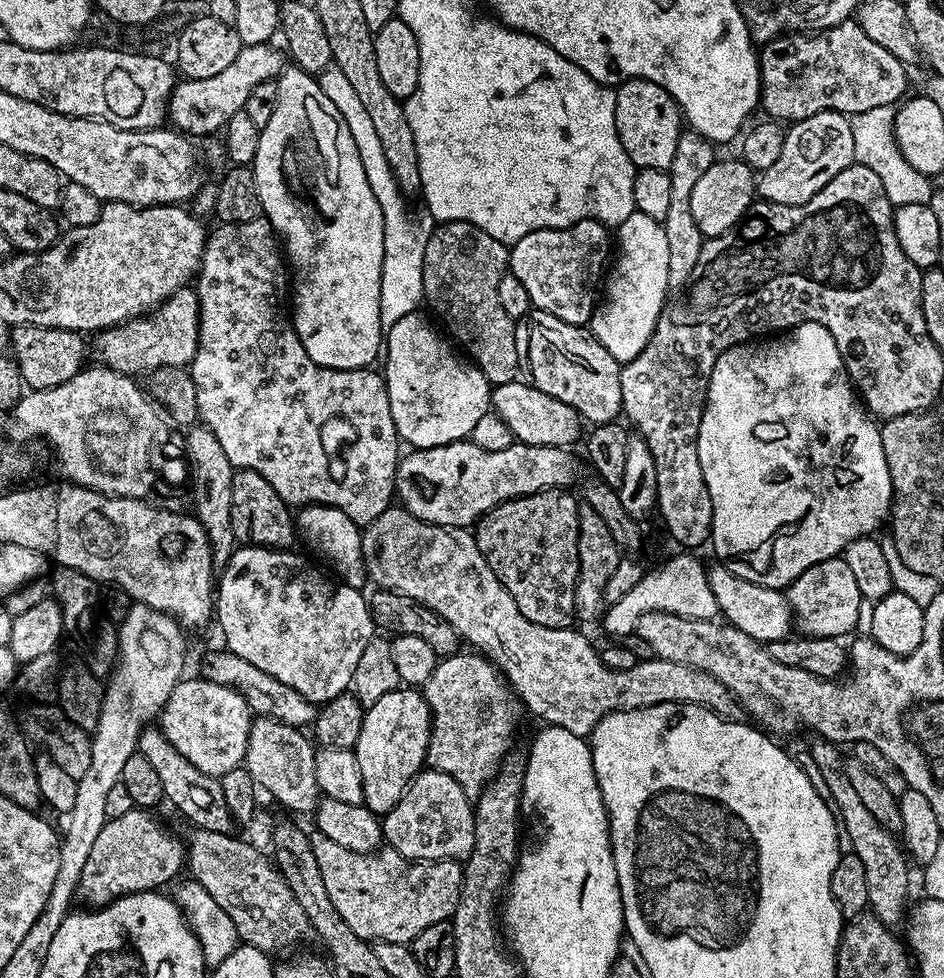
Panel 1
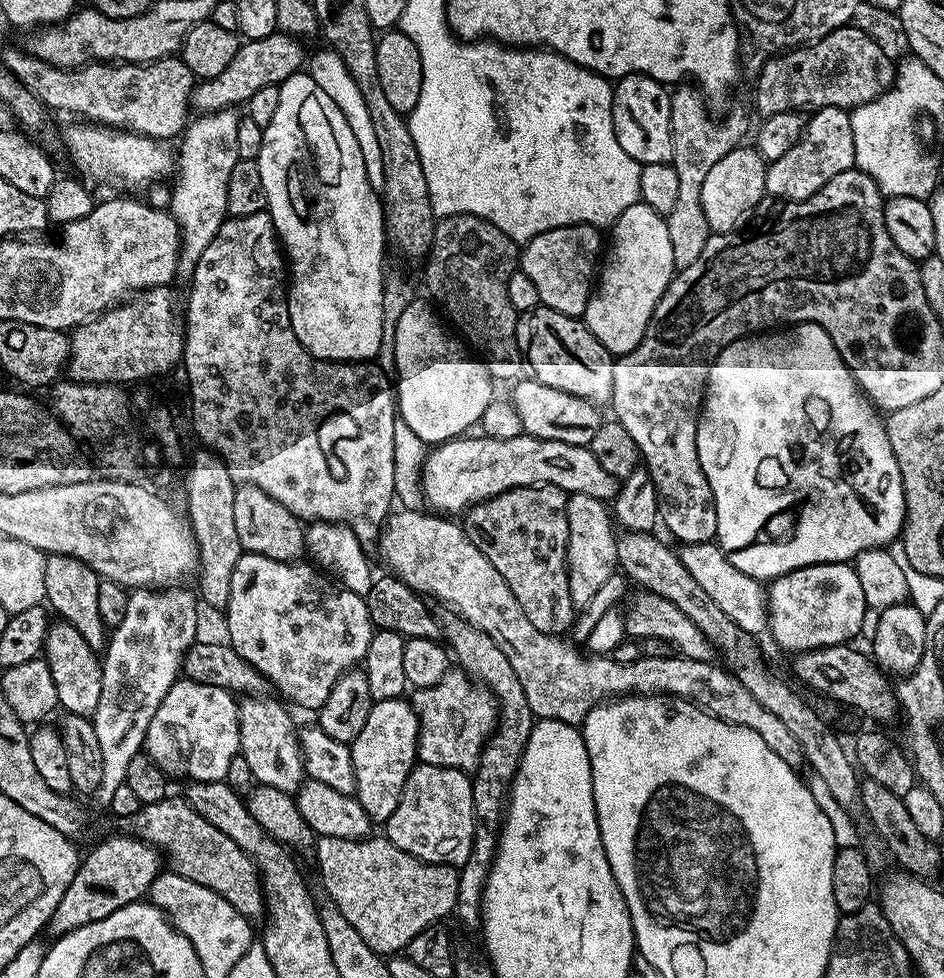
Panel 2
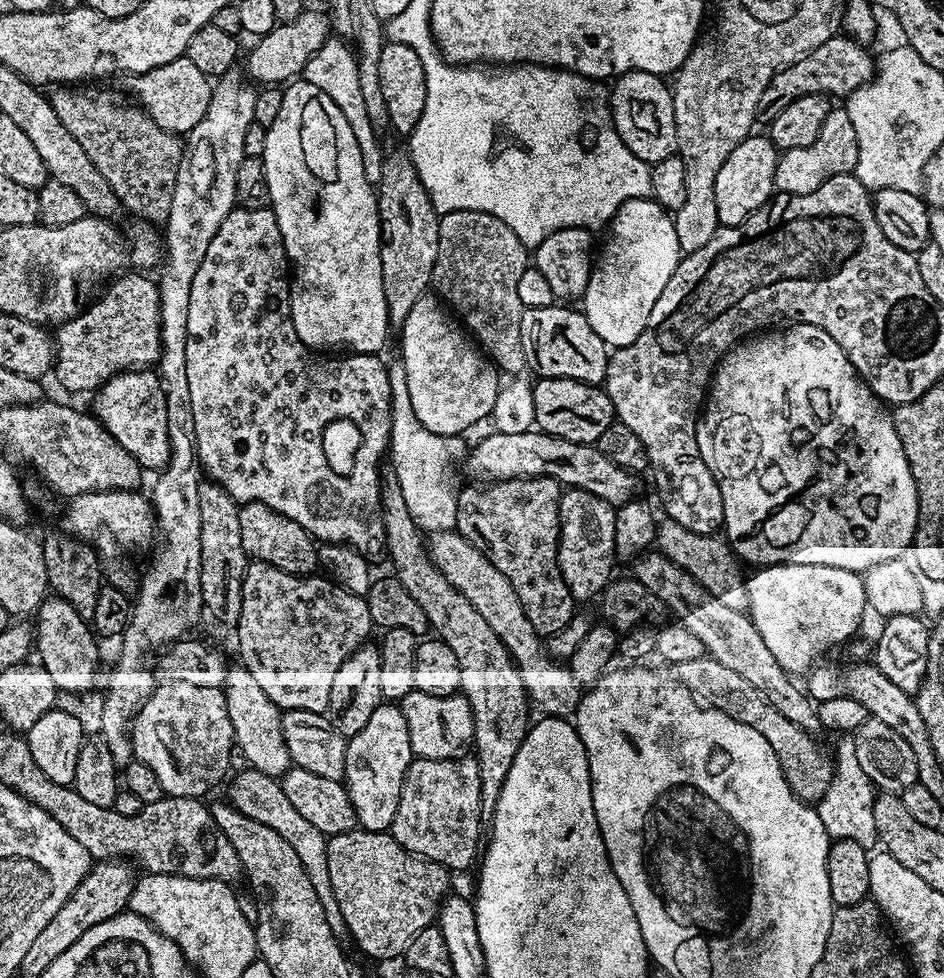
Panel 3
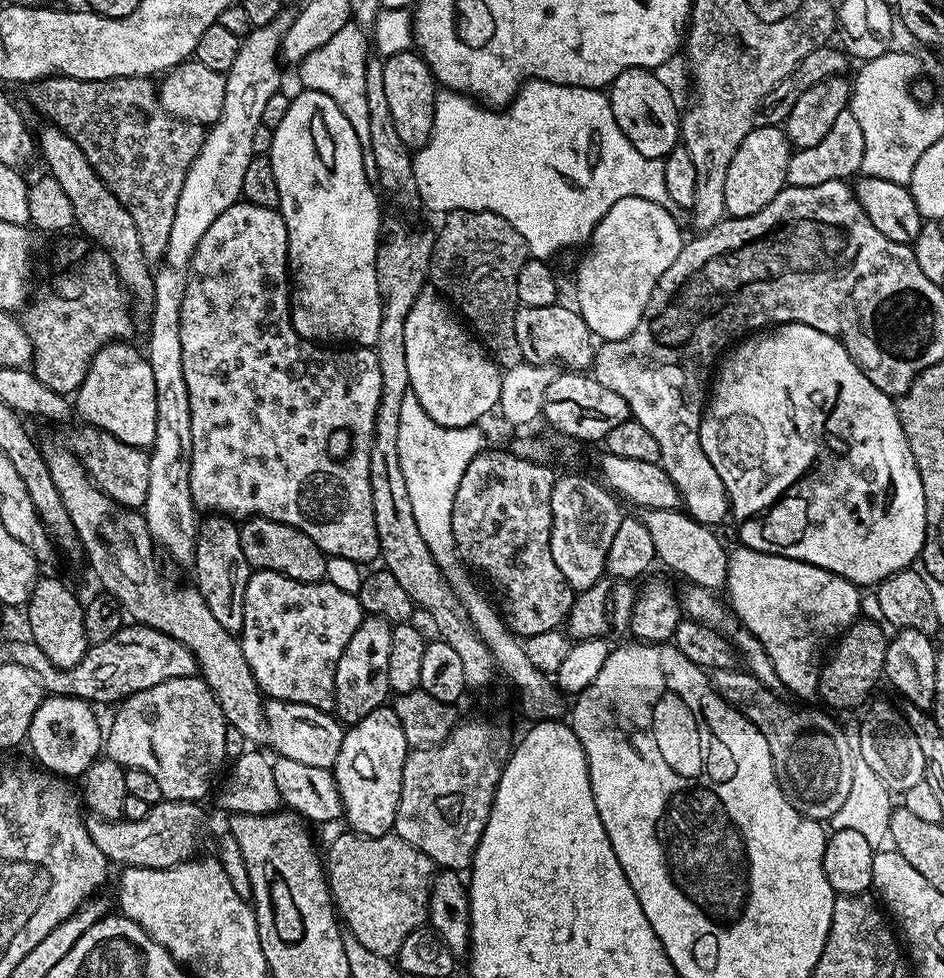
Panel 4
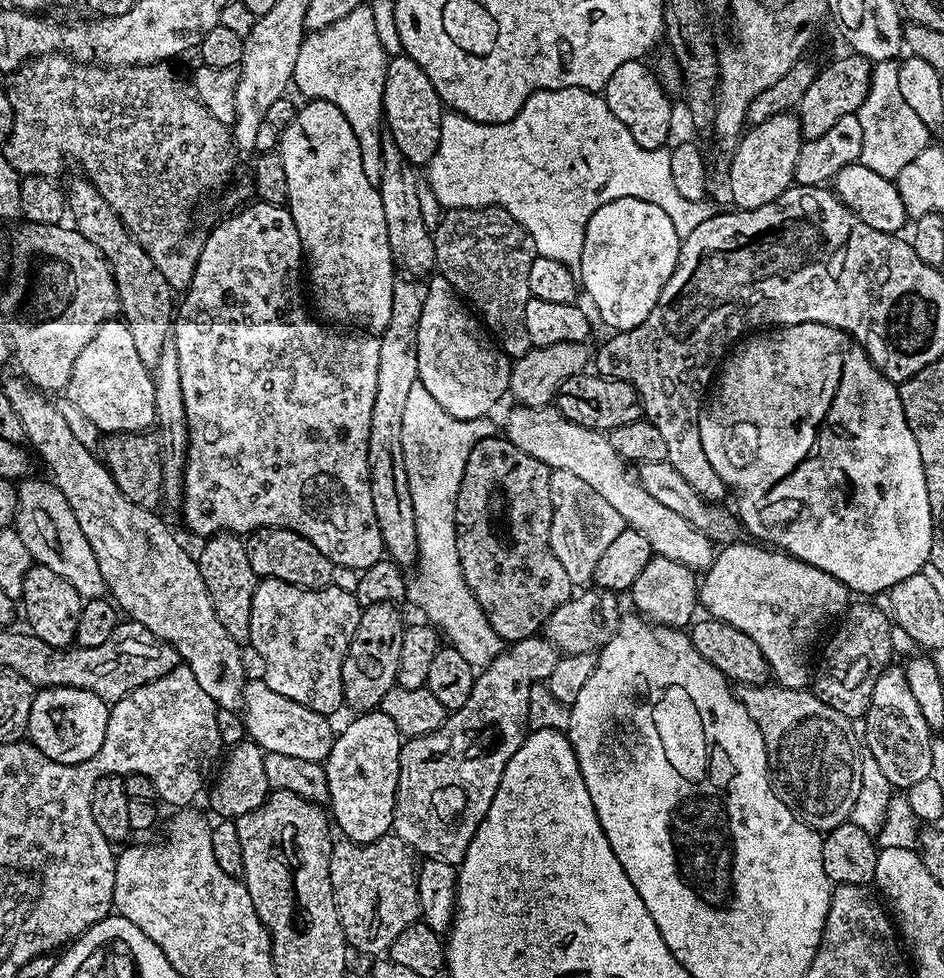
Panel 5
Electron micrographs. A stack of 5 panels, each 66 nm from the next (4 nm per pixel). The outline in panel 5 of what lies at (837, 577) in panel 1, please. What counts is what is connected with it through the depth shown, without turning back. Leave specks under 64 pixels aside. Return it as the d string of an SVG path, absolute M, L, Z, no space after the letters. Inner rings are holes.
M756 542L740 543L723 545L717 551L714 562L699 581L699 603L711 619L726 622L734 626L734 630L742 630L742 634L756 643L766 658L768 671L775 683L790 690L805 690L811 685L814 675L811 644L819 638L824 623L831 616L839 618L844 615L850 603L850 590L838 582L838 578L826 574L826 570L818 570L818 566L802 562L786 552Z

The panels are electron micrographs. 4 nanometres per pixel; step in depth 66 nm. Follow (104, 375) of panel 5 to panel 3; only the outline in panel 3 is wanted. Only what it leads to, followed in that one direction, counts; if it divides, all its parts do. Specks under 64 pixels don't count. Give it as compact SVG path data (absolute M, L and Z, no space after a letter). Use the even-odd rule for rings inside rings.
M137 369L120 372L101 385L93 399L95 399L94 409L92 409L93 415L114 437L115 441L139 462L143 469L150 468L156 472L168 464L170 450L169 431L166 430L166 400L164 388L161 386L159 375L155 371Z

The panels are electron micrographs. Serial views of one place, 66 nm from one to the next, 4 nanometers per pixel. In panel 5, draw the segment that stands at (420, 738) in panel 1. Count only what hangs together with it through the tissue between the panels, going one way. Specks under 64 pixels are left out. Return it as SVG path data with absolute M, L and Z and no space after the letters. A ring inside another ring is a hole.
M382 711L365 712L352 719L356 720L350 721L341 732L339 729L338 735L333 739L328 759L323 761L328 783L327 803L332 804L330 816L343 839L353 840L356 844L369 844L392 832L402 737L398 726L394 726L394 722L390 722L390 718L386 718Z

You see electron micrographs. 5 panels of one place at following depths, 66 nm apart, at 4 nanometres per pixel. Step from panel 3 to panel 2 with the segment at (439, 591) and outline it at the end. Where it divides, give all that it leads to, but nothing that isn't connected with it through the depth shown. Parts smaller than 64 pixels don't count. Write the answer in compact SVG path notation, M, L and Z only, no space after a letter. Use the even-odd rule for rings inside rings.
M448 610L445 613L445 616L439 617L440 627L455 663L457 660L460 663L457 665L463 671L490 689L498 705L496 731L485 742L475 773L471 777L474 798L474 846L470 850L470 858L466 858L466 862L458 868L458 898L454 909L455 919L460 919L468 928L479 929L482 924L484 888L488 884L488 875L496 857L496 847L500 845L500 830L504 826L508 795L512 793L512 783L522 762L534 717L526 702L526 690L522 690L522 682L518 682L514 666L510 666L498 642L494 642L494 638L475 628L469 620L455 611Z

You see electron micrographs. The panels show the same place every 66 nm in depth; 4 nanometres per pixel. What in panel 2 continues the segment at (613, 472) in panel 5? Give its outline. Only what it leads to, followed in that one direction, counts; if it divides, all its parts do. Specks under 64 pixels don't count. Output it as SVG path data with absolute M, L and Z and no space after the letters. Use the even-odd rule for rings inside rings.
M713 542L710 544L686 544L679 549L678 555L682 566L690 570L690 578L706 590L706 594L742 630L753 634L760 634L760 631L769 627L768 623L768 598L766 588L759 580L752 576L742 574L738 566L730 562L728 555L721 550L719 544Z

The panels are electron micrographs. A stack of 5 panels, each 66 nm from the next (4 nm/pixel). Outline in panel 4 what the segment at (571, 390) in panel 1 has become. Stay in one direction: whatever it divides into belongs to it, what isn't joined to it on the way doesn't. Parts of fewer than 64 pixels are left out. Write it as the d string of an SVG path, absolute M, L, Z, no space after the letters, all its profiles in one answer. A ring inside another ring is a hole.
M561 302L550 306L521 307L516 313L516 329L525 346L525 361L563 366L568 370L591 369L592 361L596 359L597 337L592 335L590 326L581 318L579 311L575 307L567 308L566 304Z

